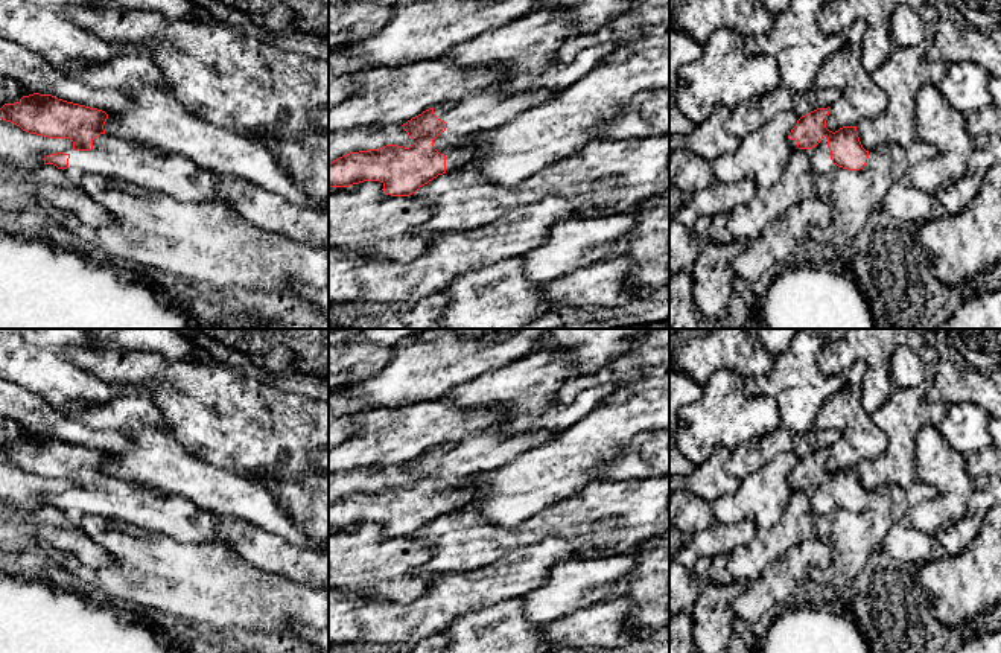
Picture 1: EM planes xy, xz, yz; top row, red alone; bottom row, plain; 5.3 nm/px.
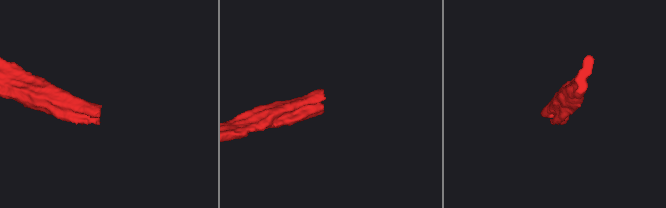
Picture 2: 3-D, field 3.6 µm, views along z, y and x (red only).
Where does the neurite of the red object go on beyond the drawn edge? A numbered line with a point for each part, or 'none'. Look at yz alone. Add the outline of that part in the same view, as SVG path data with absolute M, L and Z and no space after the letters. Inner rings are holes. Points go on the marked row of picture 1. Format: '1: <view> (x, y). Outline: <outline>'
1: yz (820, 156). Outline: M828 137L821 139L820 143L809 149L812 167L820 174L828 174L838 169L831 160L831 151L828 148Z

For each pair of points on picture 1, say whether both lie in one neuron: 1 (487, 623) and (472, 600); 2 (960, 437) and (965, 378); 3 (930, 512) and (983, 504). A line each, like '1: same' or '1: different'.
1: different
2: different
3: different

